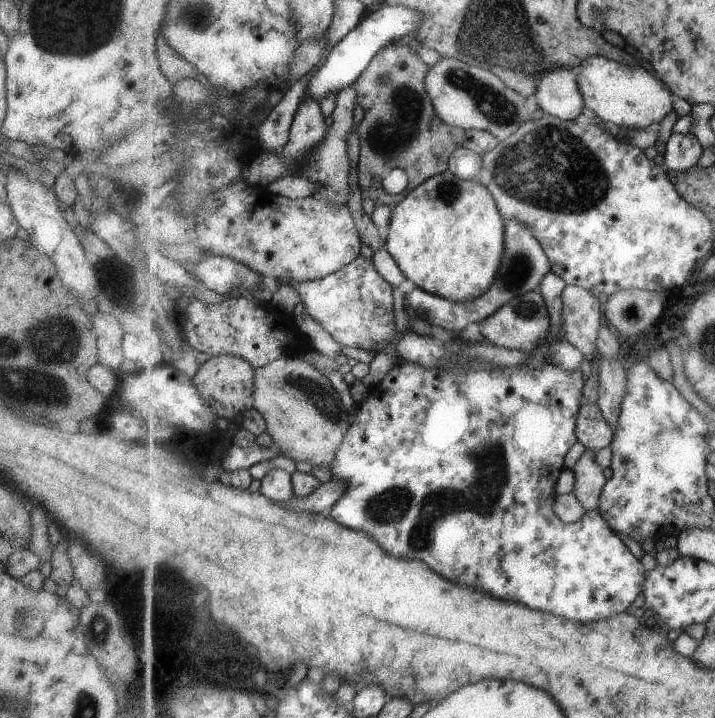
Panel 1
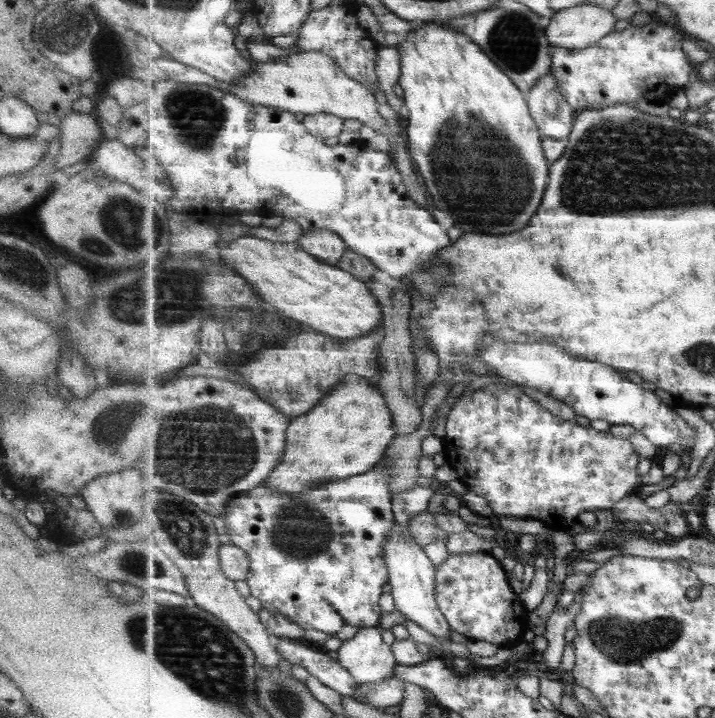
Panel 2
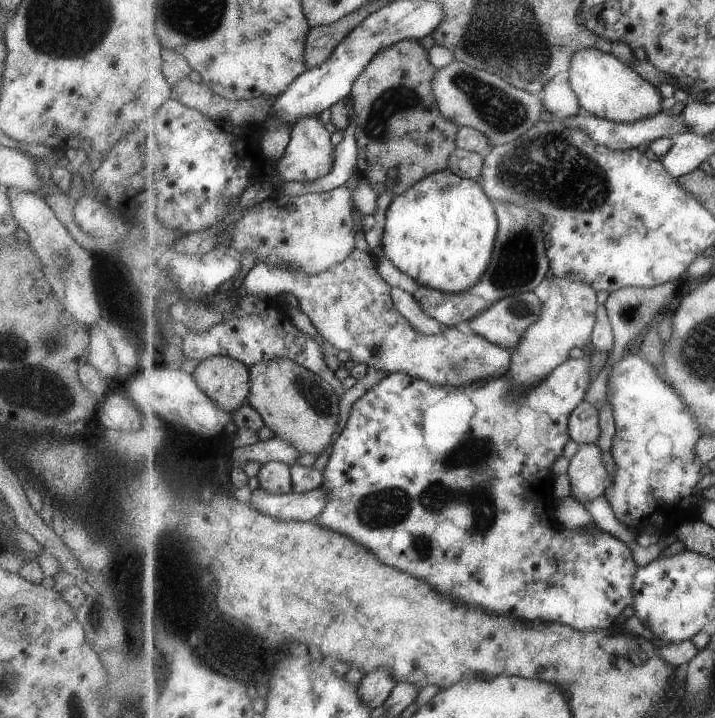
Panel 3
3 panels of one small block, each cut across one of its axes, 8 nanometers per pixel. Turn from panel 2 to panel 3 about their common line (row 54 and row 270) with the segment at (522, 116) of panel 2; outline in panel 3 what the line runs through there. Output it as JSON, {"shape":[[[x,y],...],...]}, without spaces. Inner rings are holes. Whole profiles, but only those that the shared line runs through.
{"shape":[[[450,169],[397,194],[385,216],[382,247],[386,256],[421,287],[461,294],[483,278],[493,260],[500,232],[495,202],[479,181],[461,178]]]}

